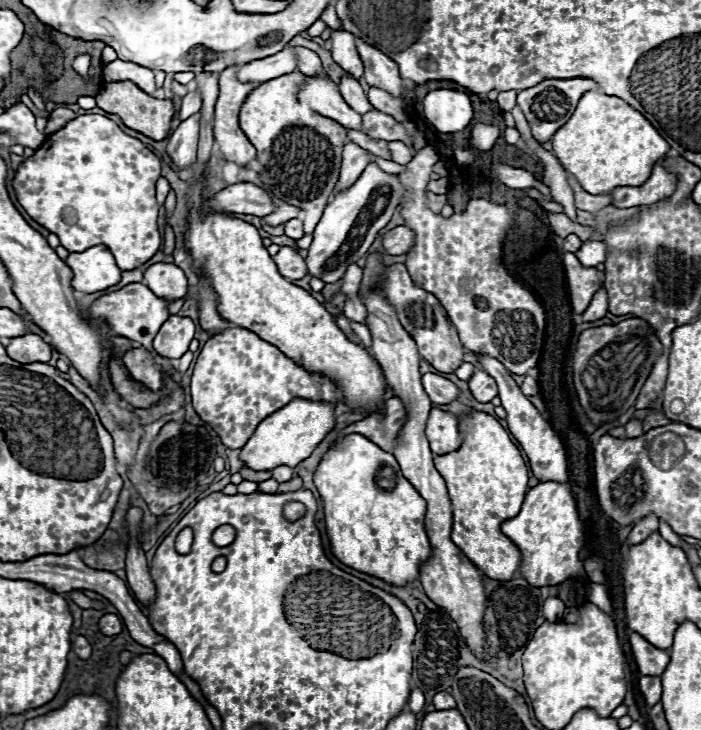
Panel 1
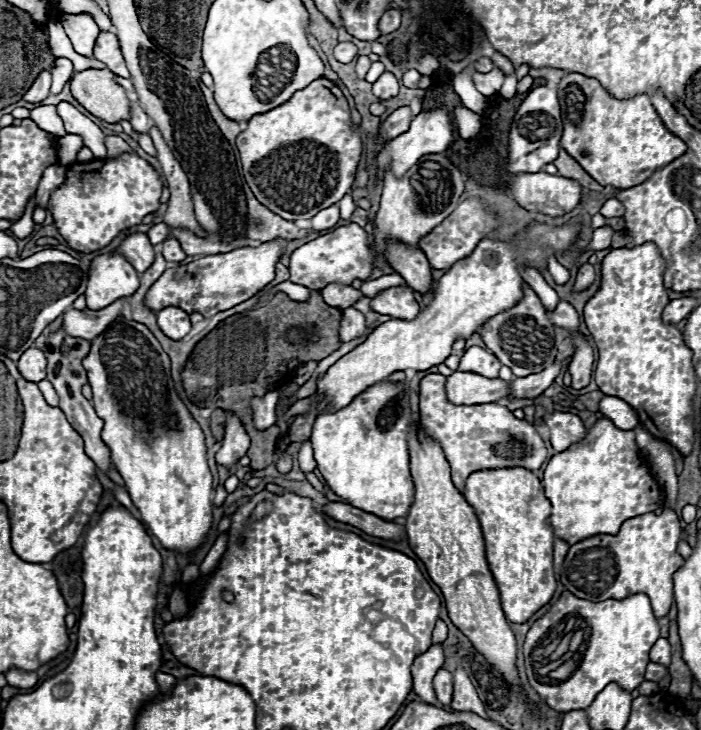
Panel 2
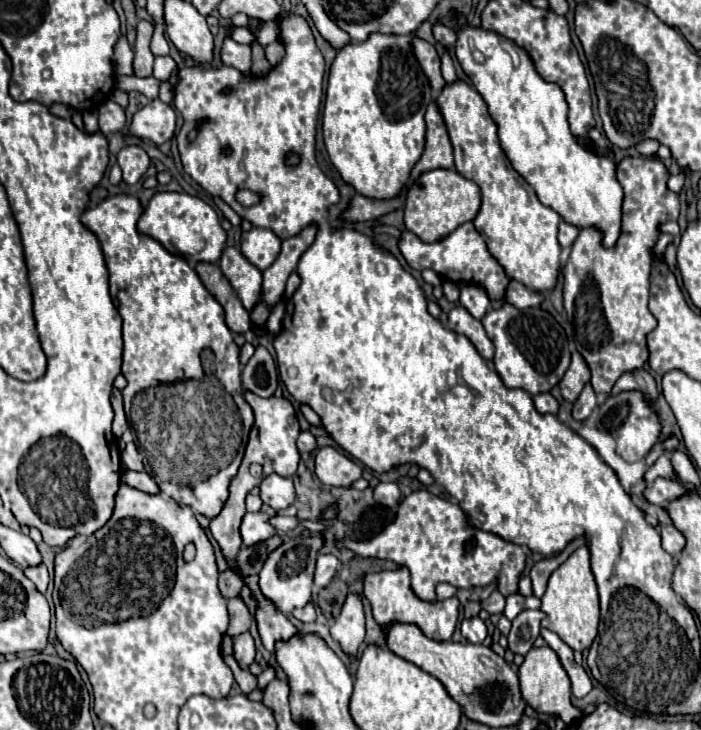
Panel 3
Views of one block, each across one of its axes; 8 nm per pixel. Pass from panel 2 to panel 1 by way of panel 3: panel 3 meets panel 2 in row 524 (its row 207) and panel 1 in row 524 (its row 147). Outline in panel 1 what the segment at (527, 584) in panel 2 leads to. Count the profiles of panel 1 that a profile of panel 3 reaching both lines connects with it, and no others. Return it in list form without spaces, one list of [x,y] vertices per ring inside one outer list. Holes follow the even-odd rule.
[[[480,410],[460,414],[462,444],[458,450],[434,456],[434,466],[446,480],[452,502],[452,542],[490,578],[510,580],[520,566],[520,550],[500,532],[500,524],[520,512],[526,486],[528,468],[520,450],[510,440],[502,424]]]

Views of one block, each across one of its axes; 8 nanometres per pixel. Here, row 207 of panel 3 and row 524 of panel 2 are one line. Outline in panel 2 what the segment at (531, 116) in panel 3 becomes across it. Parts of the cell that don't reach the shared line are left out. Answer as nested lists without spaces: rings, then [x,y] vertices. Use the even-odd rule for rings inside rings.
[[[608,418],[598,420],[580,444],[550,458],[542,486],[552,504],[548,524],[570,546],[596,534],[616,536],[624,520],[652,512],[664,503],[660,488],[634,442],[634,432],[618,430]]]

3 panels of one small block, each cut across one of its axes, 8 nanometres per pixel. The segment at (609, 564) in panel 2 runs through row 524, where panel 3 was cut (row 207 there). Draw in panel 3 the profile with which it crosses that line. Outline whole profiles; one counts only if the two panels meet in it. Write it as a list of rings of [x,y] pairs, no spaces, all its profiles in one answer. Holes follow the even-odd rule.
[[[626,156],[616,164],[616,178],[624,188],[624,204],[622,204],[622,232],[618,242],[612,248],[602,246],[602,232],[596,226],[582,228],[578,238],[572,244],[570,258],[564,266],[563,303],[565,314],[570,321],[574,319],[574,340],[576,350],[584,356],[592,372],[592,386],[596,394],[610,394],[616,378],[624,374],[624,370],[634,370],[636,366],[644,366],[648,360],[646,334],[656,328],[656,318],[648,310],[648,288],[650,288],[650,266],[652,266],[652,250],[660,236],[660,224],[668,220],[678,220],[680,214],[680,194],[668,190],[668,168],[664,162],[652,156]]]

